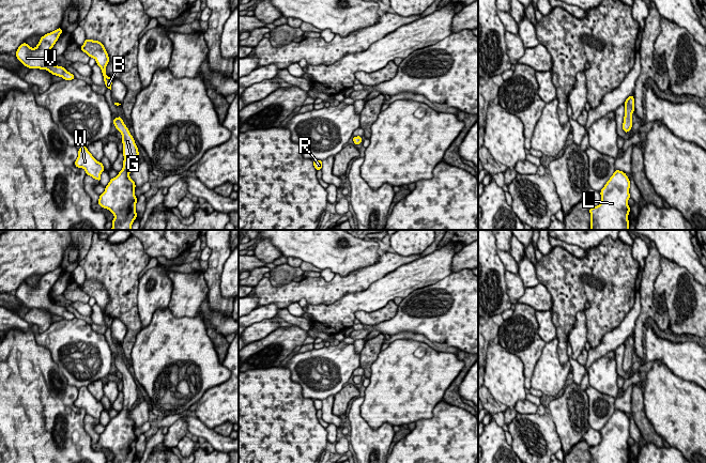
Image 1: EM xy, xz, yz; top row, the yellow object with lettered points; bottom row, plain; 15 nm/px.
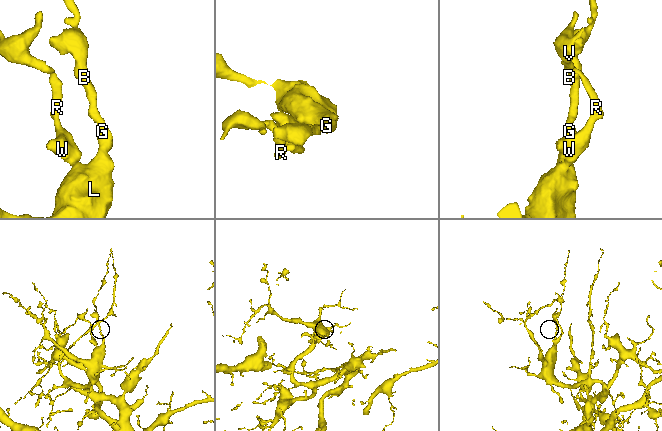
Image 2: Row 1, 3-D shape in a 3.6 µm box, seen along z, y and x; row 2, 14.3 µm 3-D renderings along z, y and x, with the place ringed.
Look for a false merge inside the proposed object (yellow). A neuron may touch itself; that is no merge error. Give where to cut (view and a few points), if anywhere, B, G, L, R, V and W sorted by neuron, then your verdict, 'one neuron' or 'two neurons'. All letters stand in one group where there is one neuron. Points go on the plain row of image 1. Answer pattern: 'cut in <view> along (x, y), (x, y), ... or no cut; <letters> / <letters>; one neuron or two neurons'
no cut; B G L R V W; one neuron

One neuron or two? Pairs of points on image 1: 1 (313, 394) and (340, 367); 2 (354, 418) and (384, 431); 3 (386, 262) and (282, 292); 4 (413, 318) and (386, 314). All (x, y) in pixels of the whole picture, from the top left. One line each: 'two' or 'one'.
1: one
2: one
3: one
4: two

